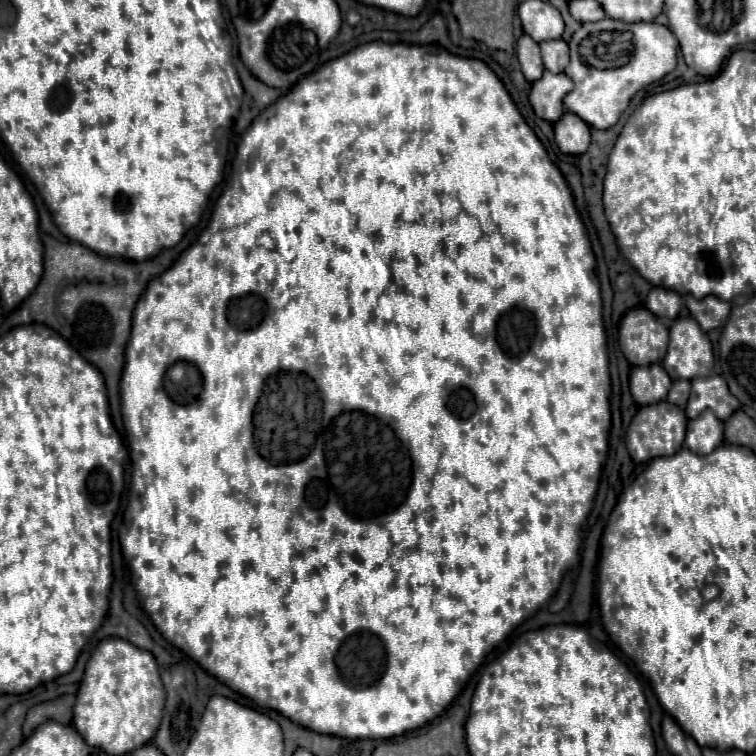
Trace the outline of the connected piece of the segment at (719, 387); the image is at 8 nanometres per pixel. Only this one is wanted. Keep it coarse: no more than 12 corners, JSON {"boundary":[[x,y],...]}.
{"boundary":[[722,376],[692,380],[686,416],[712,410],[720,422],[738,410]]}

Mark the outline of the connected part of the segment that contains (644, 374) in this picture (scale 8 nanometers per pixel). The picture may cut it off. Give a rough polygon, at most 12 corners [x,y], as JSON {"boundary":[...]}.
{"boundary":[[660,364],[634,368],[630,392],[636,404],[662,402],[672,386]]}

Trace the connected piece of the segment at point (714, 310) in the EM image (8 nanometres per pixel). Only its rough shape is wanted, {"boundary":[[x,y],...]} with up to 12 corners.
{"boundary":[[716,296],[696,300],[686,306],[704,332],[726,324],[730,304]]}

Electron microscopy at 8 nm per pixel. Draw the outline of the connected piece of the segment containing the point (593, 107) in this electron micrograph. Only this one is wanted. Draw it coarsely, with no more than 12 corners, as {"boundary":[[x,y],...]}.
{"boundary":[[604,18],[572,34],[566,110],[614,126],[676,68],[676,36]]}

